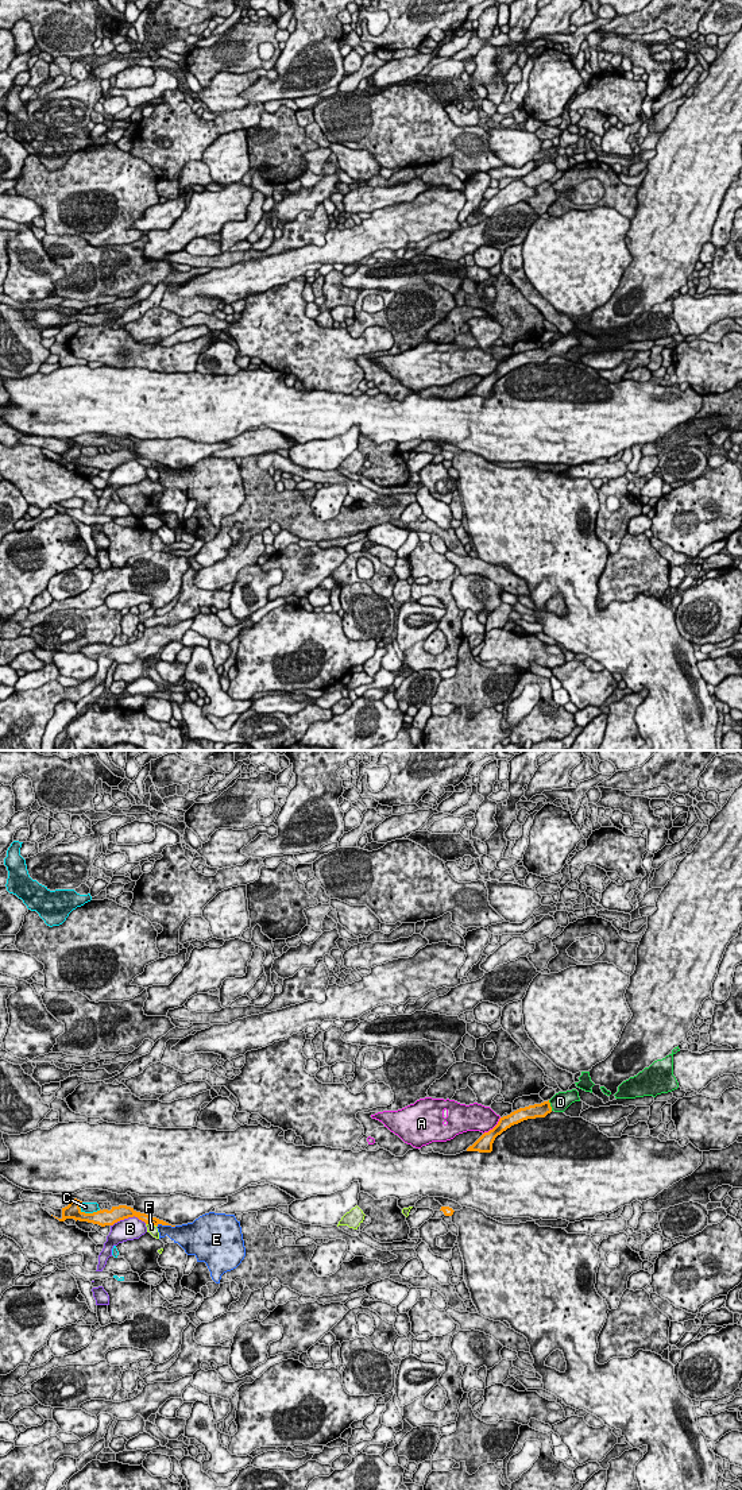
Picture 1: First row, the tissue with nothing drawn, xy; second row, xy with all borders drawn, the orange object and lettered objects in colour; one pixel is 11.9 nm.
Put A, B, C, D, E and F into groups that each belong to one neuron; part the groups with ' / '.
A / B / C / D / E / F

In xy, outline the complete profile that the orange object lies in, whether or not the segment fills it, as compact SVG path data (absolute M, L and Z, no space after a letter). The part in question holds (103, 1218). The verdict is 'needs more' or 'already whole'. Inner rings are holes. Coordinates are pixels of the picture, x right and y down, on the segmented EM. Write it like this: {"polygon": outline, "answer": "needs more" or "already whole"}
{"polygon": "M73 1198L67 1207L62 1208L62 1217L58 1219L59 1221L65 1221L66 1219L74 1219L76 1221L88 1221L93 1224L98 1224L101 1227L113 1225L115 1223L128 1219L128 1217L138 1217L139 1220L144 1221L146 1224L151 1223L154 1225L171 1225L163 1220L156 1217L148 1216L146 1213L136 1212L134 1208L127 1205L112 1207L111 1211L100 1209L93 1213L85 1213L81 1211L82 1201Z", "answer": "already whole"}

